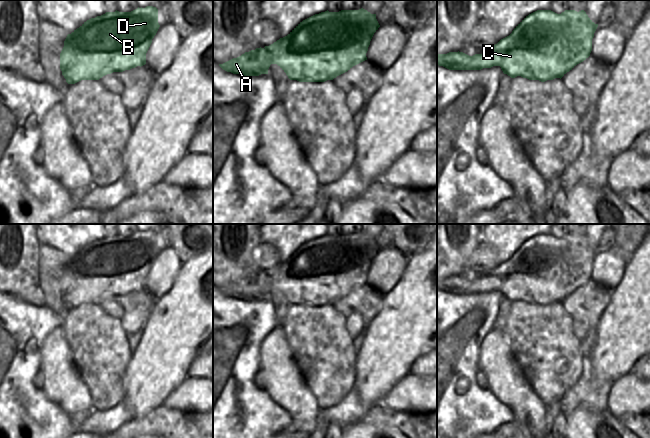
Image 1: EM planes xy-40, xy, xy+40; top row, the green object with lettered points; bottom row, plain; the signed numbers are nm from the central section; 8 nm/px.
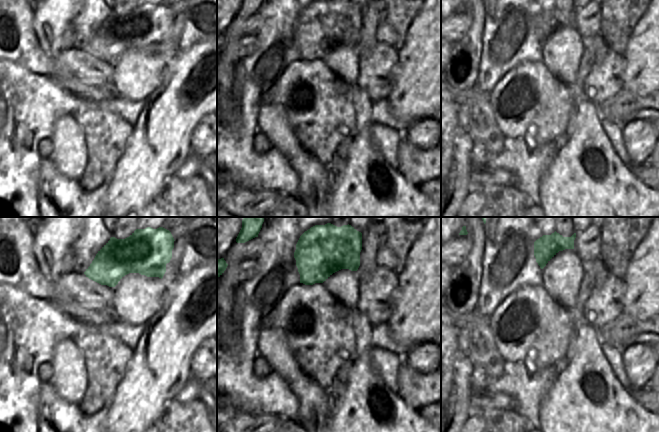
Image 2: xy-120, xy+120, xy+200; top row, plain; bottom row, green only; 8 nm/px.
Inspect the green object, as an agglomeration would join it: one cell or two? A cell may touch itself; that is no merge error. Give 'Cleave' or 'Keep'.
Cleave

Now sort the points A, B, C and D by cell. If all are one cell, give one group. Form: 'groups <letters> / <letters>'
groups A / B C D

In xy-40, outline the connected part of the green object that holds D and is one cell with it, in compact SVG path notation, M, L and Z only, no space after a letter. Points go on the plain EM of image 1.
M153 230L131 236L106 236L91 242L68 258L60 277L60 293L68 308L81 304L99 304L113 296L123 296L146 288L146 277L156 259L158 233Z

